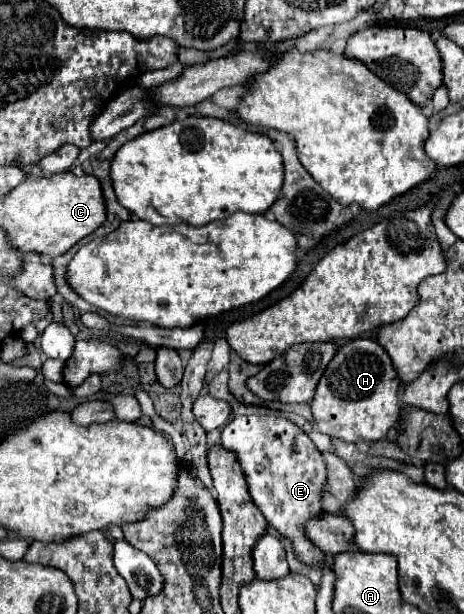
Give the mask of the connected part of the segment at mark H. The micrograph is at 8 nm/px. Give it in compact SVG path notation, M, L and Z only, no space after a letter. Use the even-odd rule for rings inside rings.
M355 338L339 348L323 380L319 380L311 410L317 430L345 442L377 442L397 424L401 378L387 354L387 350L369 338Z

